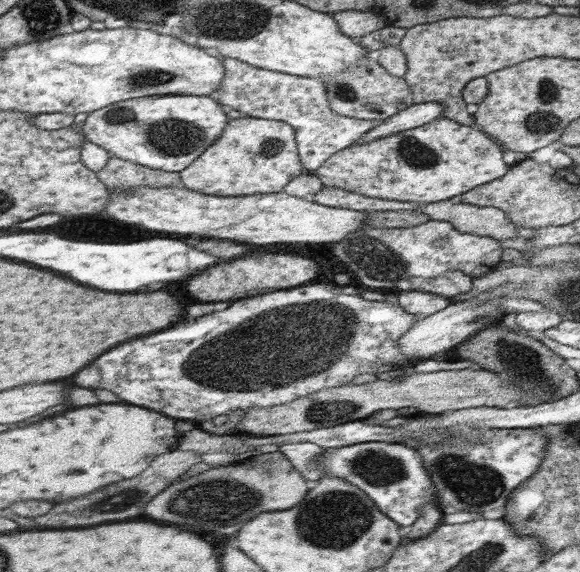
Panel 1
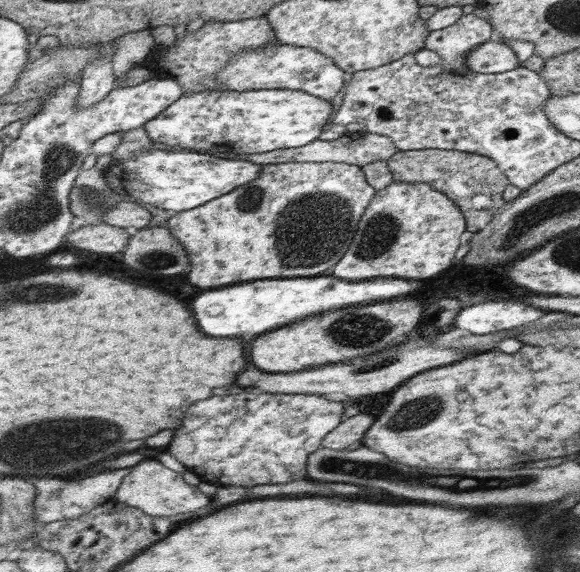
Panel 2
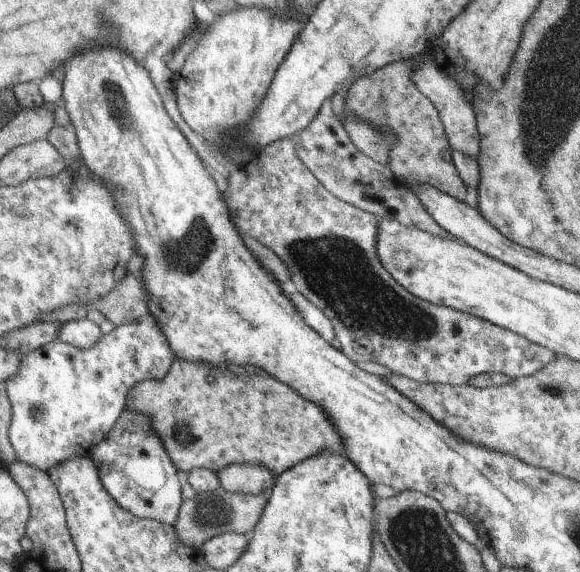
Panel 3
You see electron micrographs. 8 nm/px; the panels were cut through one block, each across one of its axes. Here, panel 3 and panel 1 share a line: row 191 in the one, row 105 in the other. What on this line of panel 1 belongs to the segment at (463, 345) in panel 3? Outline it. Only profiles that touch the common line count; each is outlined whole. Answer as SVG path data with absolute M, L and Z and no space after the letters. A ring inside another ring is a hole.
M222 57L224 78L219 84L217 98L219 102L245 117L264 118L286 122L294 127L299 142L299 162L303 172L313 172L327 158L348 148L363 133L379 125L381 121L361 120L339 115L330 110L327 102L327 88L318 78L304 78L293 74L283 74L262 67L251 66L235 58Z

